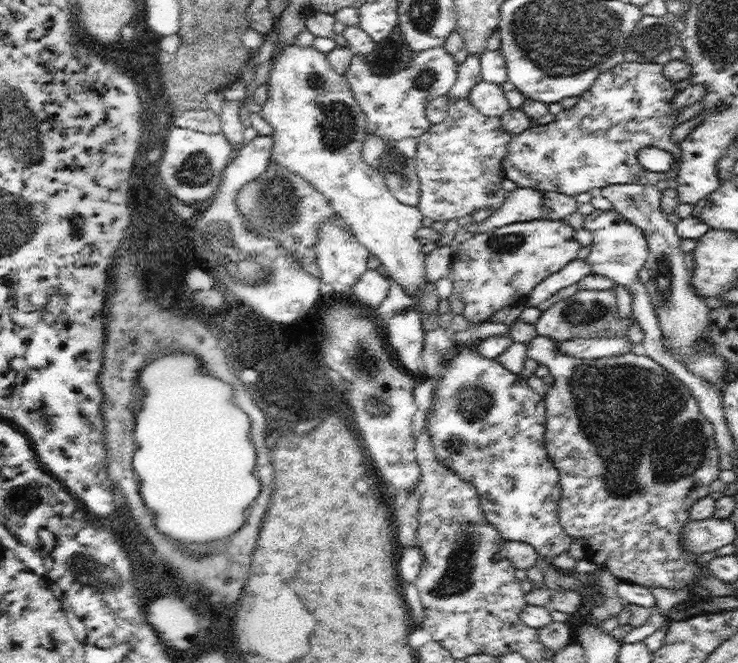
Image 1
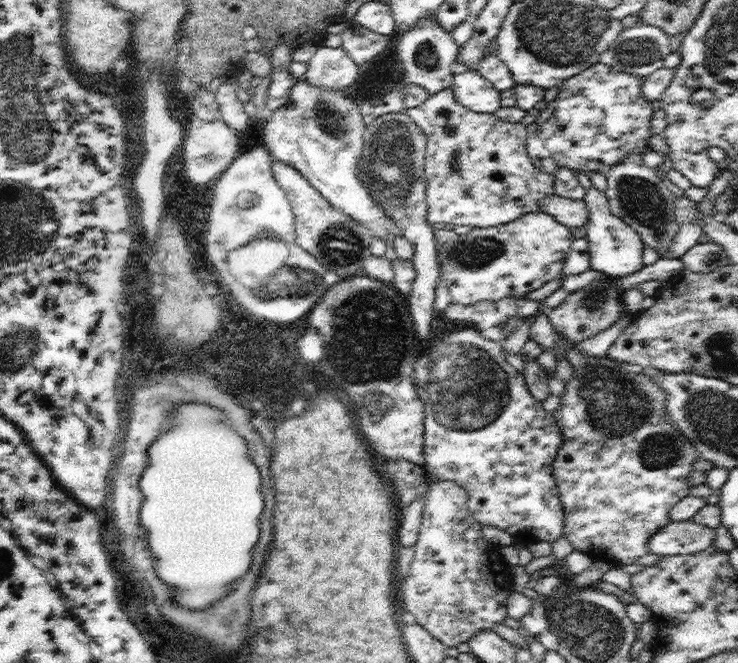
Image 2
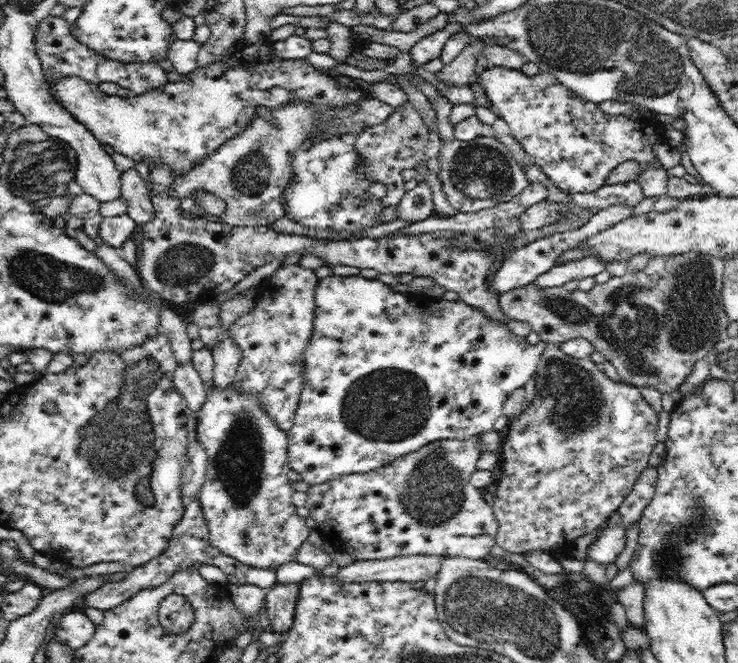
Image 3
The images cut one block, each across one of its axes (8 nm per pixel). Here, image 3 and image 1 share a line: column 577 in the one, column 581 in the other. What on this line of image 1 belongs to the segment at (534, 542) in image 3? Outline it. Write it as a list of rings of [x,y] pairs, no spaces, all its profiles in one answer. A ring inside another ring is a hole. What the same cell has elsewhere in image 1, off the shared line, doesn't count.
[[[533,336],[527,344],[527,358],[533,358],[535,362],[543,364],[549,368],[549,374],[553,376],[553,386],[549,386],[545,400],[545,452],[549,462],[559,474],[559,484],[561,484],[561,494],[559,494],[559,524],[569,534],[573,540],[583,540],[585,544],[585,558],[593,558],[593,564],[599,566],[599,570],[607,570],[613,576],[617,576],[621,582],[633,582],[645,588],[691,588],[691,580],[695,574],[707,572],[705,568],[695,568],[693,558],[695,554],[687,554],[679,542],[681,530],[687,524],[687,510],[693,506],[695,498],[705,498],[709,496],[709,486],[719,474],[719,452],[713,442],[713,426],[705,416],[699,412],[699,402],[691,396],[689,388],[675,380],[661,364],[651,360],[649,356],[637,356],[637,354],[623,354],[623,356],[613,356],[613,358],[601,358],[601,360],[583,360],[583,358],[571,358],[565,354],[559,344],[547,336]]]

